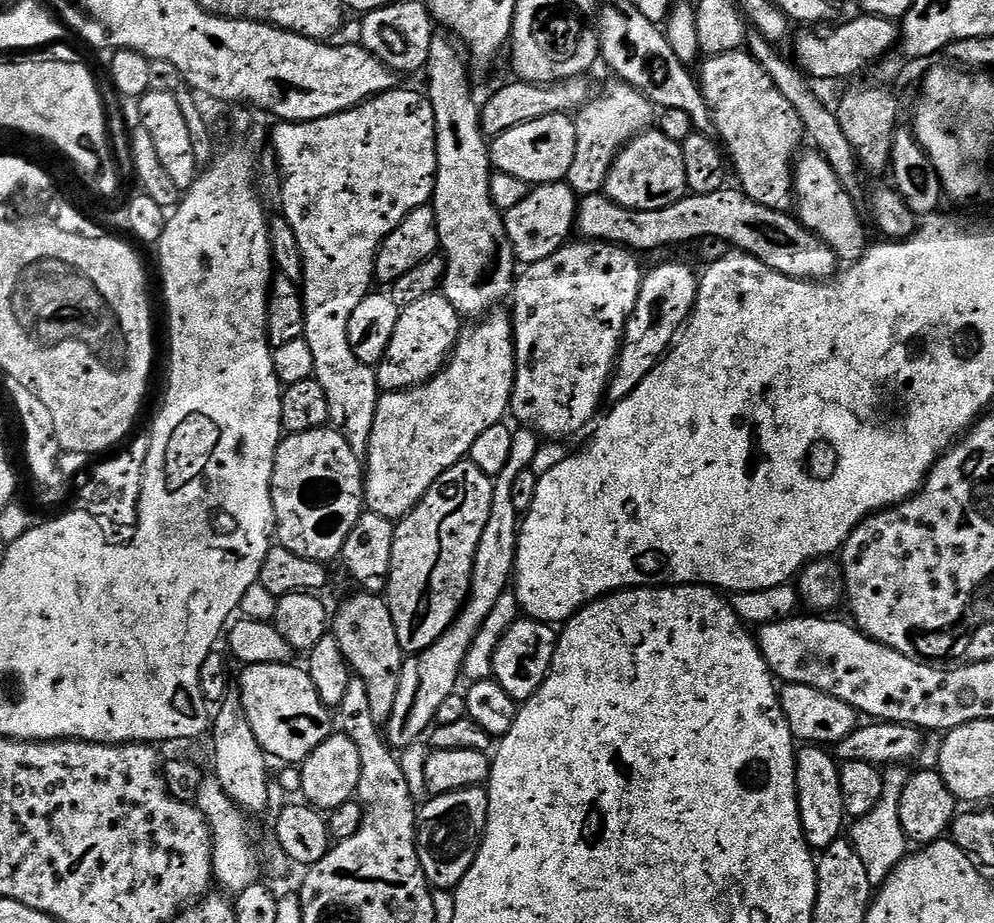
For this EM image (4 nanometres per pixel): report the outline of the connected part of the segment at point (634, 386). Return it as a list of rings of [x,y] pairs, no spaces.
[[[668,260],[665,264],[660,264],[657,268],[648,268],[644,274],[644,281],[638,294],[638,302],[634,306],[634,314],[630,314],[624,340],[620,344],[620,352],[616,356],[616,367],[612,369],[612,379],[608,381],[607,399],[612,402],[619,402],[634,394],[638,390],[638,382],[654,370],[661,360],[668,355],[668,349],[676,343],[683,327],[688,322],[688,317],[692,315],[696,308],[696,299],[700,289],[700,276],[688,264],[683,264],[680,260]]]

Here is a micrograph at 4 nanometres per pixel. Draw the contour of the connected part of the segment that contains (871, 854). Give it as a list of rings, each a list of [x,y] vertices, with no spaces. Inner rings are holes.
[[[891,765],[883,771],[883,790],[874,808],[867,814],[857,817],[853,821],[853,828],[849,829],[848,838],[851,840],[858,856],[865,863],[866,874],[874,886],[884,883],[884,880],[891,874],[907,855],[908,841],[905,832],[902,830],[899,817],[899,807],[902,800],[902,791],[905,790],[910,772],[903,765]]]

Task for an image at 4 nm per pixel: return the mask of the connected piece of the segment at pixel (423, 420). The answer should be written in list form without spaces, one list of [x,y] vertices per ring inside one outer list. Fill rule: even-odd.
[[[493,310],[479,322],[463,329],[444,370],[432,380],[405,392],[386,392],[381,395],[374,414],[374,430],[370,434],[366,471],[364,473],[364,502],[367,511],[382,514],[394,522],[408,515],[430,486],[450,466],[465,459],[474,441],[490,426],[501,423],[512,407],[516,351],[512,337],[512,318],[507,311]]]

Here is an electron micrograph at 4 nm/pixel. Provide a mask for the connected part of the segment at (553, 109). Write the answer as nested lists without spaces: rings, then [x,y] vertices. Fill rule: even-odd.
[[[575,76],[557,84],[531,84],[519,78],[513,81],[513,84],[504,85],[488,101],[483,101],[480,127],[484,129],[485,137],[495,138],[506,134],[506,130],[514,130],[514,126],[522,126],[522,122],[538,122],[538,118],[547,116],[575,114],[589,101],[594,92],[584,76]]]

